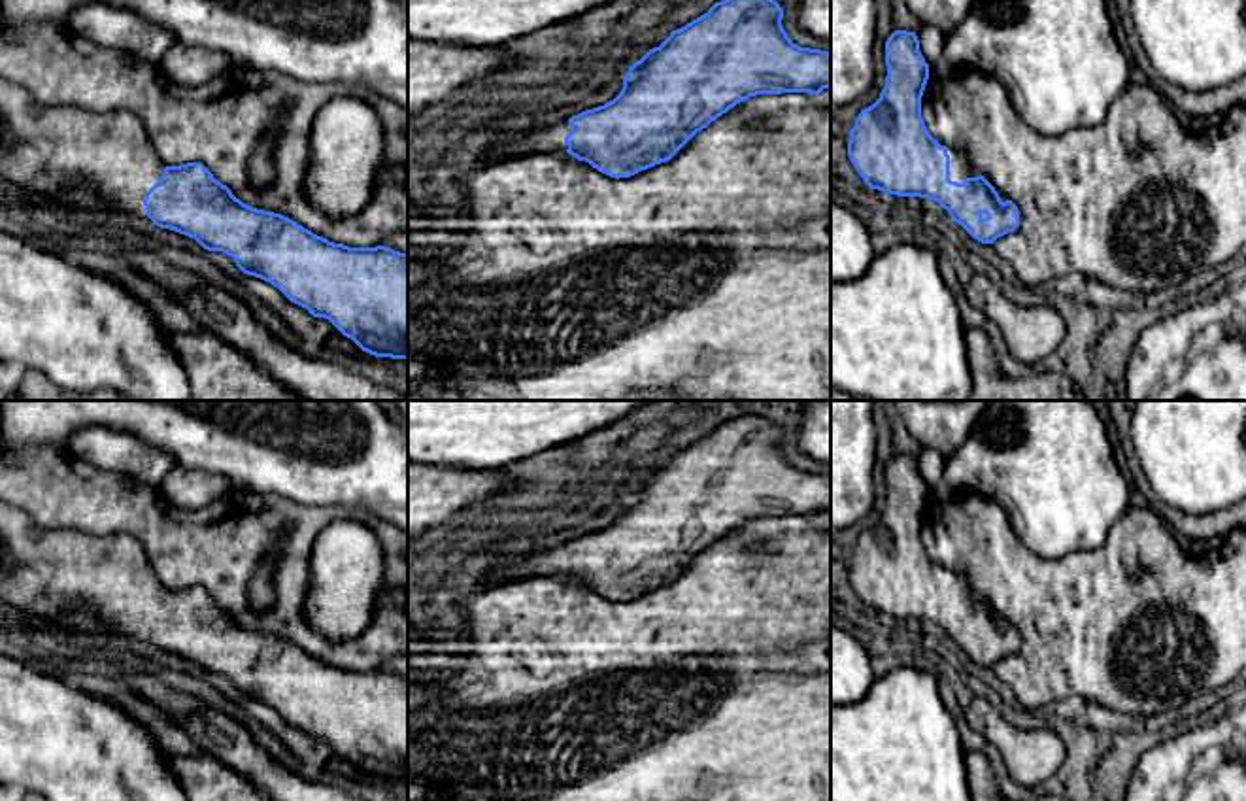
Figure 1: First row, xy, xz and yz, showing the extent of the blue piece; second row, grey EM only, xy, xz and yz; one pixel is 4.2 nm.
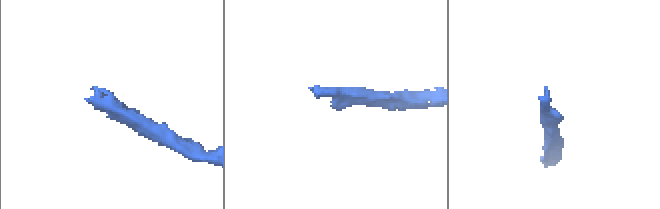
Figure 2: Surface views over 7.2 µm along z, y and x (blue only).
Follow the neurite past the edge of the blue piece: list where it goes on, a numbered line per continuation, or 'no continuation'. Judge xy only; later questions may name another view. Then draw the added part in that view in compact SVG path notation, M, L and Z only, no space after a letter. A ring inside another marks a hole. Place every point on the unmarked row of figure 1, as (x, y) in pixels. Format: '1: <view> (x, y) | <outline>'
1: xy (80, 580) | M0 501L0 601L13 608L147 640L143 620L164 591L138 538L42 529Z

